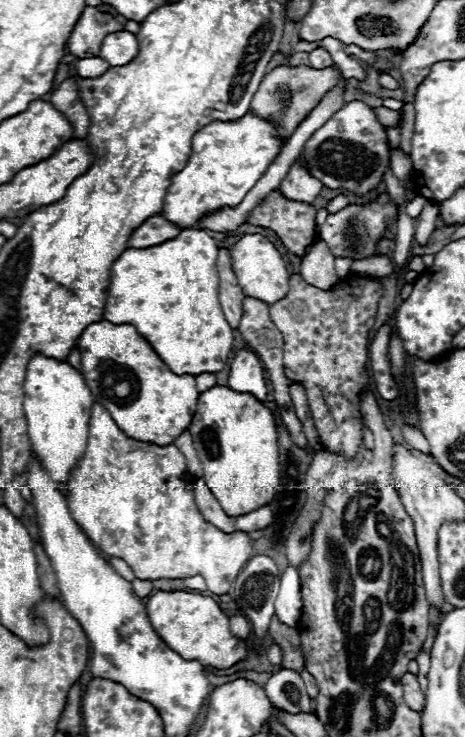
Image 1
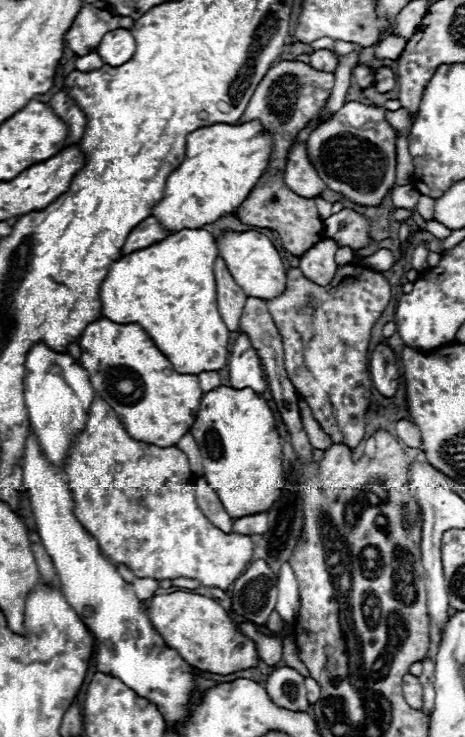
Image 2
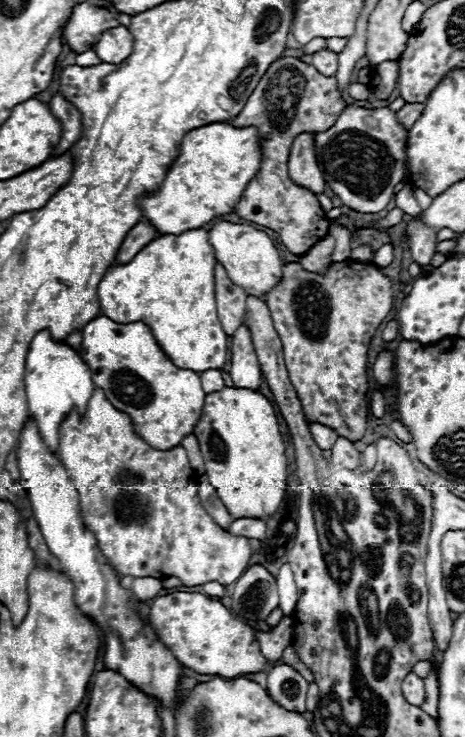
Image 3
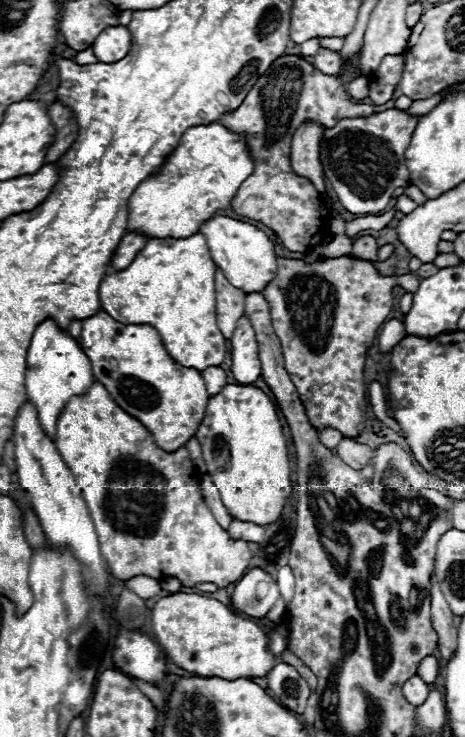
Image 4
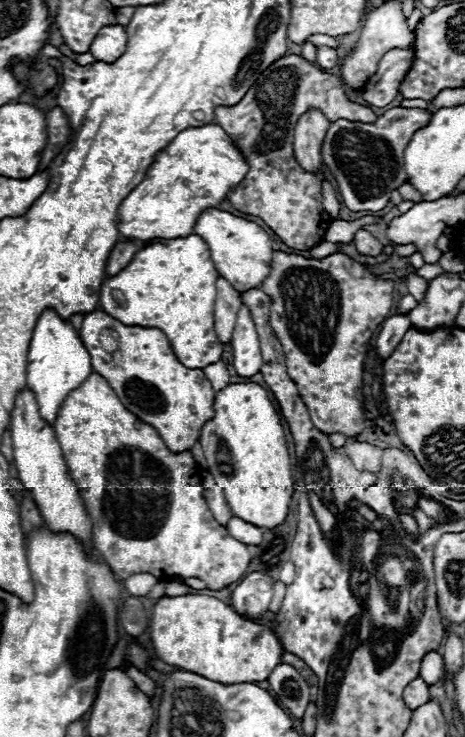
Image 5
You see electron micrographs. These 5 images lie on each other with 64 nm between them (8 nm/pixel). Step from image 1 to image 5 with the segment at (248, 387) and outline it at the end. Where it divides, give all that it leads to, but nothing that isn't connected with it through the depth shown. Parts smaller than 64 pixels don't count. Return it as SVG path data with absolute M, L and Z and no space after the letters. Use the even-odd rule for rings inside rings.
M246 306L240 308L236 328L232 334L232 366L242 378L250 378L260 372L262 366L262 356L260 356L260 344L258 344L258 334L256 326L252 322L252 316Z

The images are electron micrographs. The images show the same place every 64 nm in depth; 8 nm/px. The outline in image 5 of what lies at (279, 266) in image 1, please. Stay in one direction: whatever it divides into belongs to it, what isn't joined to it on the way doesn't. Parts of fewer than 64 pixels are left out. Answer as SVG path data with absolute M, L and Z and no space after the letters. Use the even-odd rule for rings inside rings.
M208 208L200 214L194 232L202 236L210 248L212 262L222 278L226 278L238 292L246 292L250 288L258 288L268 276L272 266L272 244L268 234L254 222L238 218L230 212Z

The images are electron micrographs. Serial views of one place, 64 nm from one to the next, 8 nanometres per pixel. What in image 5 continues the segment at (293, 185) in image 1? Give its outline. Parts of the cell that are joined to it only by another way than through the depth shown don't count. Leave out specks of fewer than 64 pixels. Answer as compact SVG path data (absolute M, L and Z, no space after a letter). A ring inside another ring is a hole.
M310 110L300 116L298 126L294 130L294 158L302 166L302 170L310 174L318 174L322 168L322 140L326 136L330 122L322 112Z

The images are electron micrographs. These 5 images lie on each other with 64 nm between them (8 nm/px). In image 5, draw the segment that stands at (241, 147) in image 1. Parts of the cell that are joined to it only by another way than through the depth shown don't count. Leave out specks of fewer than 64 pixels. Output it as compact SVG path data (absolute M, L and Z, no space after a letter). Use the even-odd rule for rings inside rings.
M218 124L182 130L170 142L170 146L156 156L156 162L150 166L144 180L122 202L118 224L122 238L152 240L158 236L190 236L190 232L194 232L198 216L208 208L218 208L226 200L226 196L244 180L248 170L250 166L246 164L242 152Z

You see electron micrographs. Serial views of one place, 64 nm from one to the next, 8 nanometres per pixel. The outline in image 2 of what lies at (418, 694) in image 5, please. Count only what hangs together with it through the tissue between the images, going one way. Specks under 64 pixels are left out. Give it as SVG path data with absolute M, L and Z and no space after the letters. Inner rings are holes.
M412 674L404 676L402 694L404 694L404 700L408 702L408 706L412 706L416 710L422 708L422 684L416 676L412 676Z

